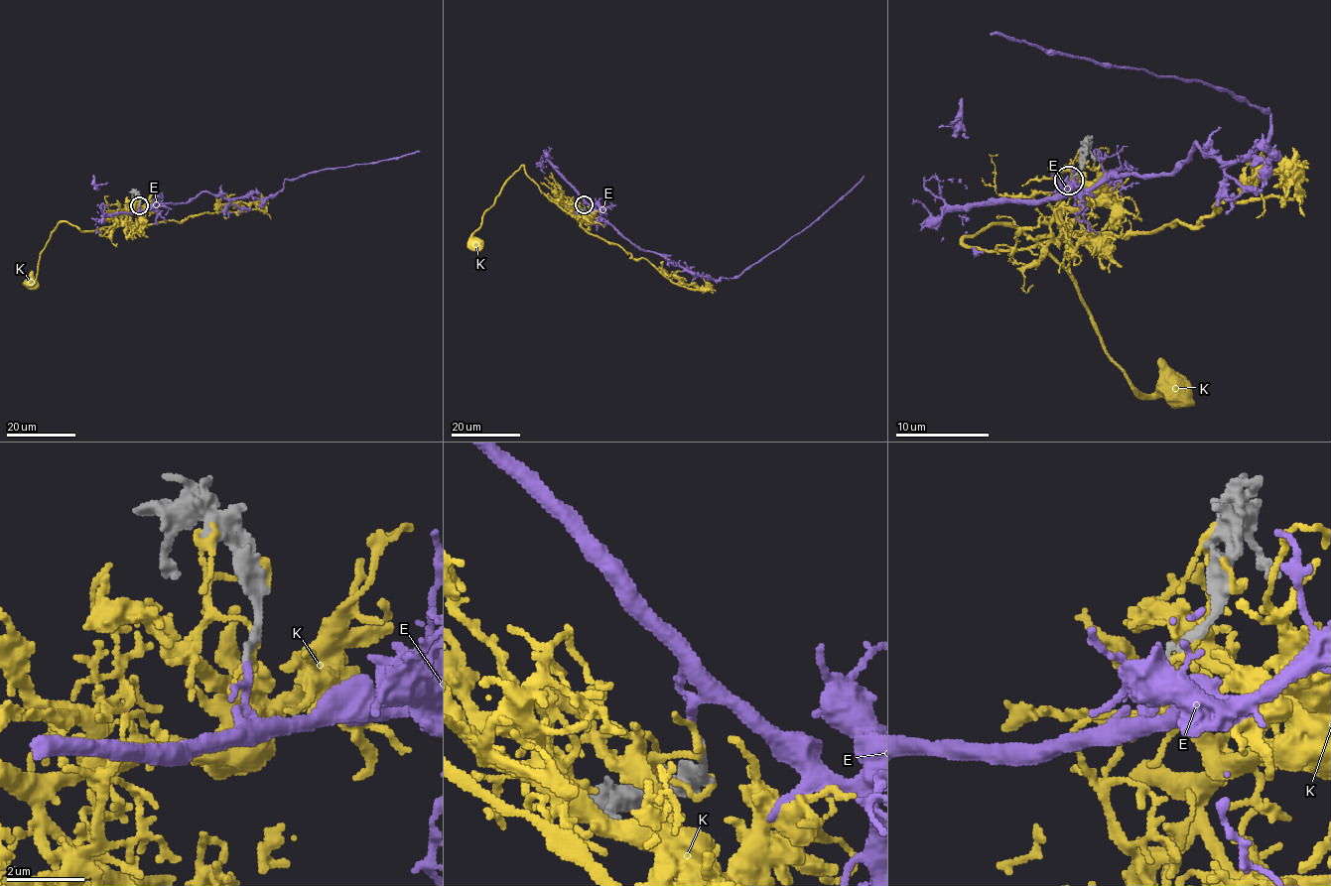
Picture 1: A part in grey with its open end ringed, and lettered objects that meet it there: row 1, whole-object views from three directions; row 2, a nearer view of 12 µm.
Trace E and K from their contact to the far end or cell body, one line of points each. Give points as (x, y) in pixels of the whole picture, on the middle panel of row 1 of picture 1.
E: (584, 204), (589, 203), (647, 251), (662, 254), (704, 277), (728, 279), (738, 277), (817, 220), (865, 176)
K: (584, 204), (580, 209), (582, 216), (553, 202), (522, 166), (472, 235), (480, 250)

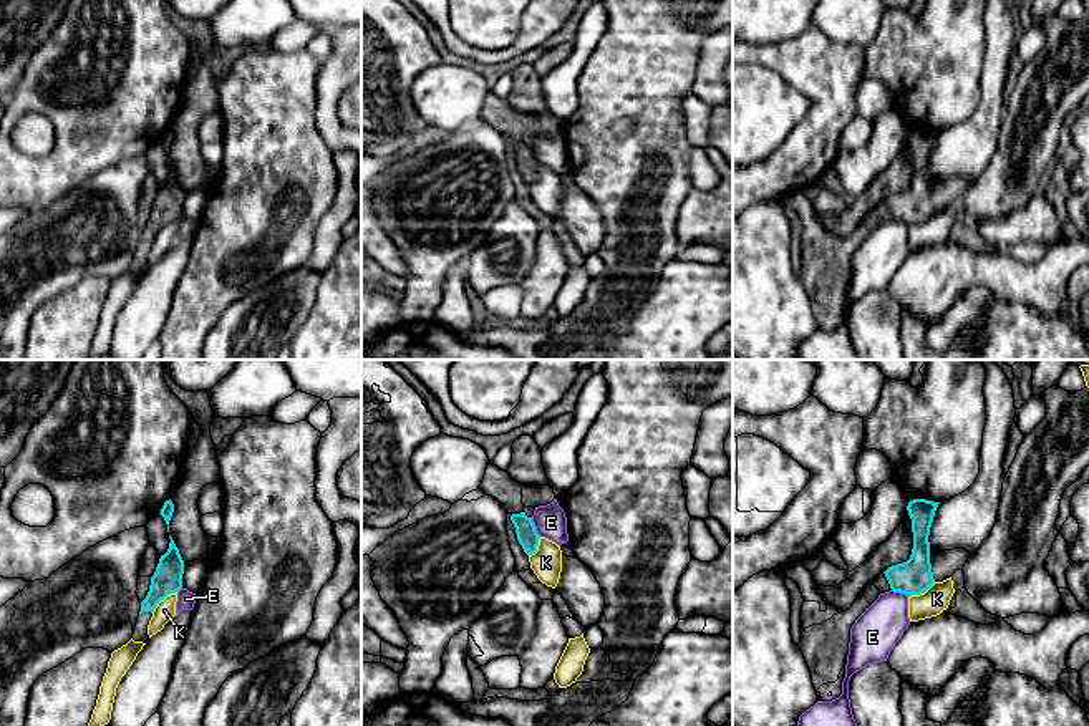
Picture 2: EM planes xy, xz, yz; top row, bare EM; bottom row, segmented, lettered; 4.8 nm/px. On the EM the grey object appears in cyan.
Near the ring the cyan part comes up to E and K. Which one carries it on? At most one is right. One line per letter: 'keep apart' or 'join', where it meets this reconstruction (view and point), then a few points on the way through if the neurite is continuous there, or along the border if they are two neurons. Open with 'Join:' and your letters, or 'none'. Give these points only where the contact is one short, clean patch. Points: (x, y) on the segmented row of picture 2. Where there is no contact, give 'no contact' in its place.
Join: none
E: keep apart; contact xz (534, 527); border xz (531, 517), (541, 536)
K: keep apart; contact xy (163, 599)

